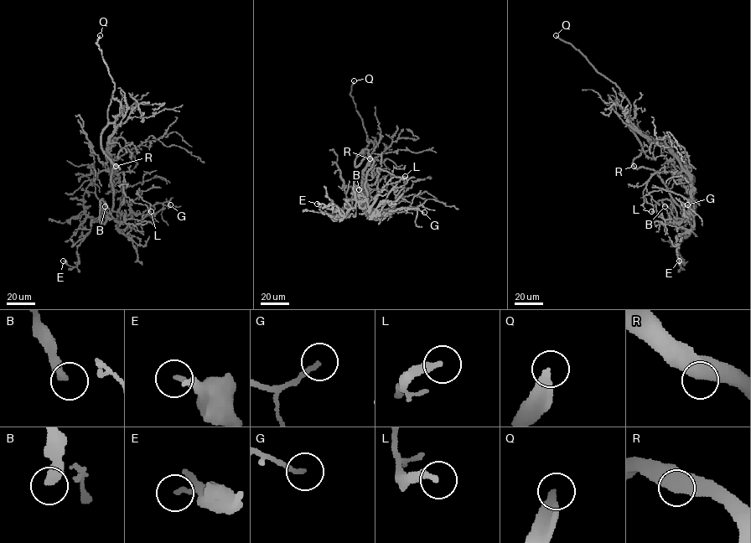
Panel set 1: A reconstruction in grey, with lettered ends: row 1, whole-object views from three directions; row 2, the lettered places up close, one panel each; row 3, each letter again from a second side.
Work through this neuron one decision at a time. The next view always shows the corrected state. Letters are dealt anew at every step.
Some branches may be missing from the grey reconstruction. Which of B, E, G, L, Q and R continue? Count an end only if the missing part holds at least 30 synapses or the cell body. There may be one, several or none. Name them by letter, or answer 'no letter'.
Q

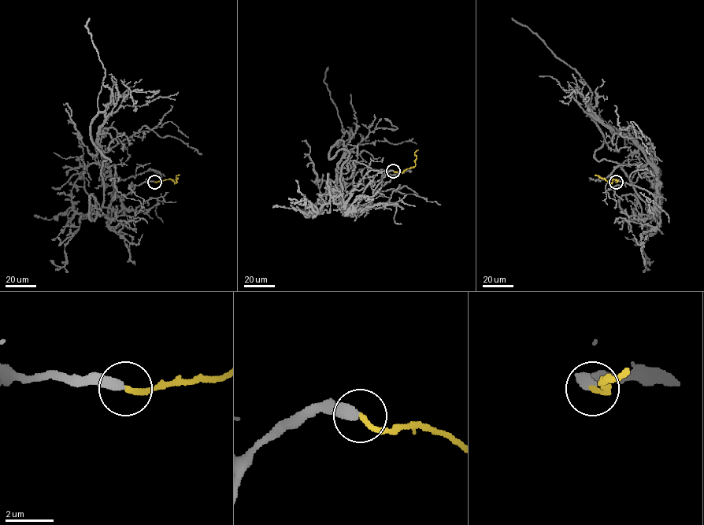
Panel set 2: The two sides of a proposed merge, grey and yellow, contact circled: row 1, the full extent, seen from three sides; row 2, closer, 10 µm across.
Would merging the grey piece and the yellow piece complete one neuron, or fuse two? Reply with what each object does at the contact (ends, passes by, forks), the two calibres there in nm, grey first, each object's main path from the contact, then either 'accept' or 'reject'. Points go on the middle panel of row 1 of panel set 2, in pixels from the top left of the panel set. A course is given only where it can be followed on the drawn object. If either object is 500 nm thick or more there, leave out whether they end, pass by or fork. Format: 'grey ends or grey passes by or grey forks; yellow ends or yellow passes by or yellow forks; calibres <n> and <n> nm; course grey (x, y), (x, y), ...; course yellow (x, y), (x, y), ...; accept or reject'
grey ends; yellow ends; calibres 440 and 220 nm; course grey (393, 171), (365, 207), (350, 212), (344, 205), (336, 186), (343, 130), (324, 81), (328, 66); course yellow (393, 171), (402, 173), (413, 168), (416, 157), (414, 153), (418, 149); accept

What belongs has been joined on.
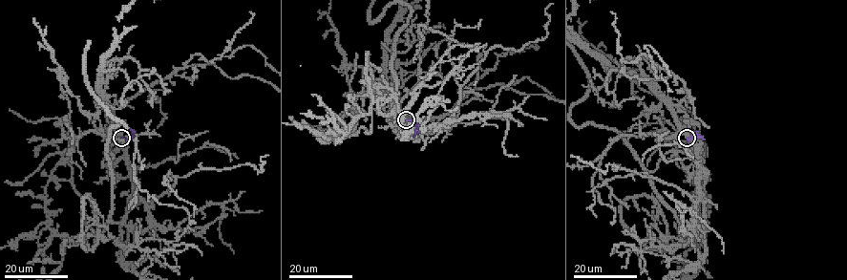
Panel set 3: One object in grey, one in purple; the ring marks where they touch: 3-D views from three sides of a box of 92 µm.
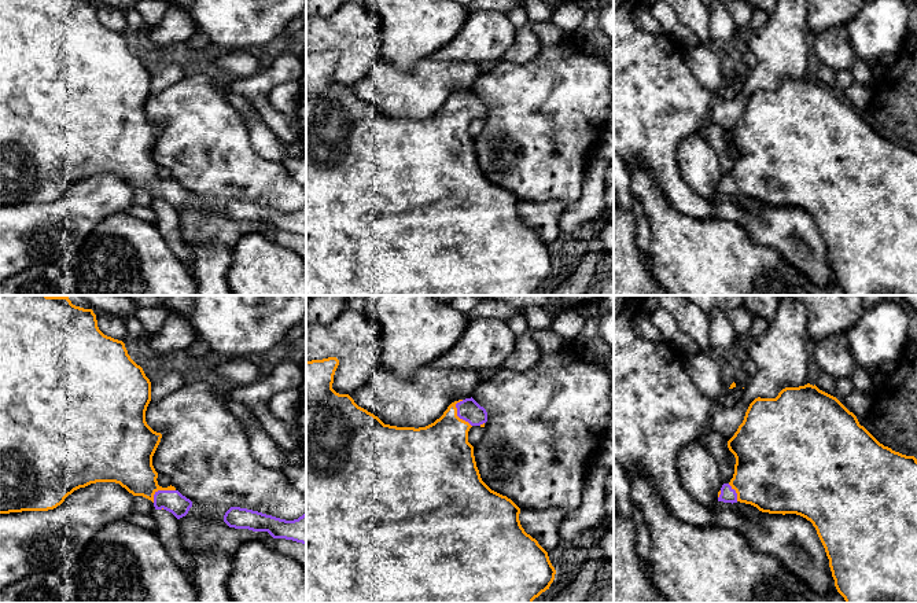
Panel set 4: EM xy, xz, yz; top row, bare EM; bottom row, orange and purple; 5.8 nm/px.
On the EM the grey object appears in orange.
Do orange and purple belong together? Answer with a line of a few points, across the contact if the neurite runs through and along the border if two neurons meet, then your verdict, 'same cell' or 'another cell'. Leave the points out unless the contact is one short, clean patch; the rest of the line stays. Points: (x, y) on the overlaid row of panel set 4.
line xz (439, 453), (456, 422), (456, 415), (468, 410); same cell

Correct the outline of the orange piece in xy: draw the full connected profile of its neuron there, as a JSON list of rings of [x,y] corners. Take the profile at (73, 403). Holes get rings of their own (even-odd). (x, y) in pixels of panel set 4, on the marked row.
[[[0,295],[0,514],[54,510],[80,488],[96,482],[115,482],[133,496],[151,500],[155,510],[163,508],[177,519],[185,516],[192,507],[192,501],[174,486],[162,488],[156,481],[158,473],[152,466],[152,456],[162,434],[154,431],[146,422],[150,401],[151,382],[143,368],[130,359],[122,341],[107,337],[99,330],[92,309],[73,305],[69,297]]]

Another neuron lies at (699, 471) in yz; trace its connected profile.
[[[703,440],[688,442],[681,448],[677,471],[686,492],[714,512],[722,477],[718,462],[708,452]]]

